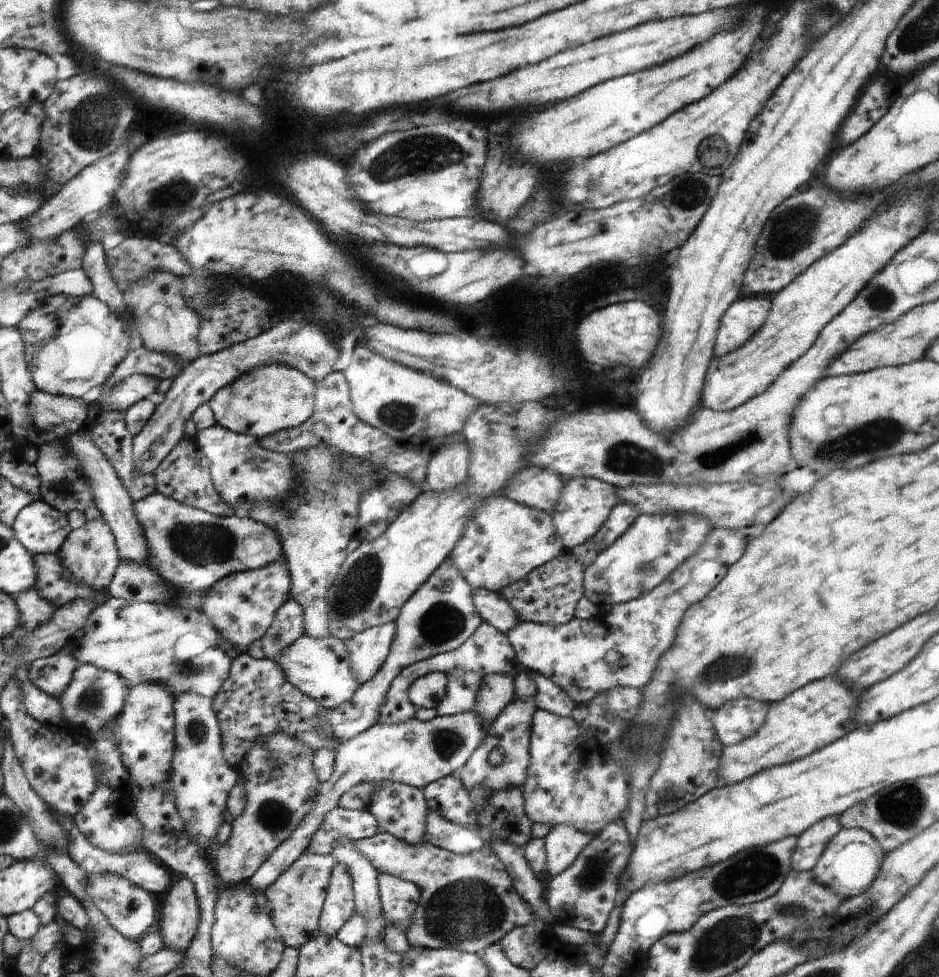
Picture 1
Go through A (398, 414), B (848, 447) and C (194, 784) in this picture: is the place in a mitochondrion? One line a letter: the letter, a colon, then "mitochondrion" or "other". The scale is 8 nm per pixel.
A: mitochondrion
B: mitochondrion
C: other

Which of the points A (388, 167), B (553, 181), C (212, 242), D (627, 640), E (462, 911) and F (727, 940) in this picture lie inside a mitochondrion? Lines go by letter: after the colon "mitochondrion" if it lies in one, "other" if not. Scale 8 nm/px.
A: mitochondrion
B: other
C: other
D: other
E: mitochondrion
F: mitochondrion

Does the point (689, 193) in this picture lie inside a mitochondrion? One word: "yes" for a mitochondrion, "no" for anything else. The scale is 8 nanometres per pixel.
yes

